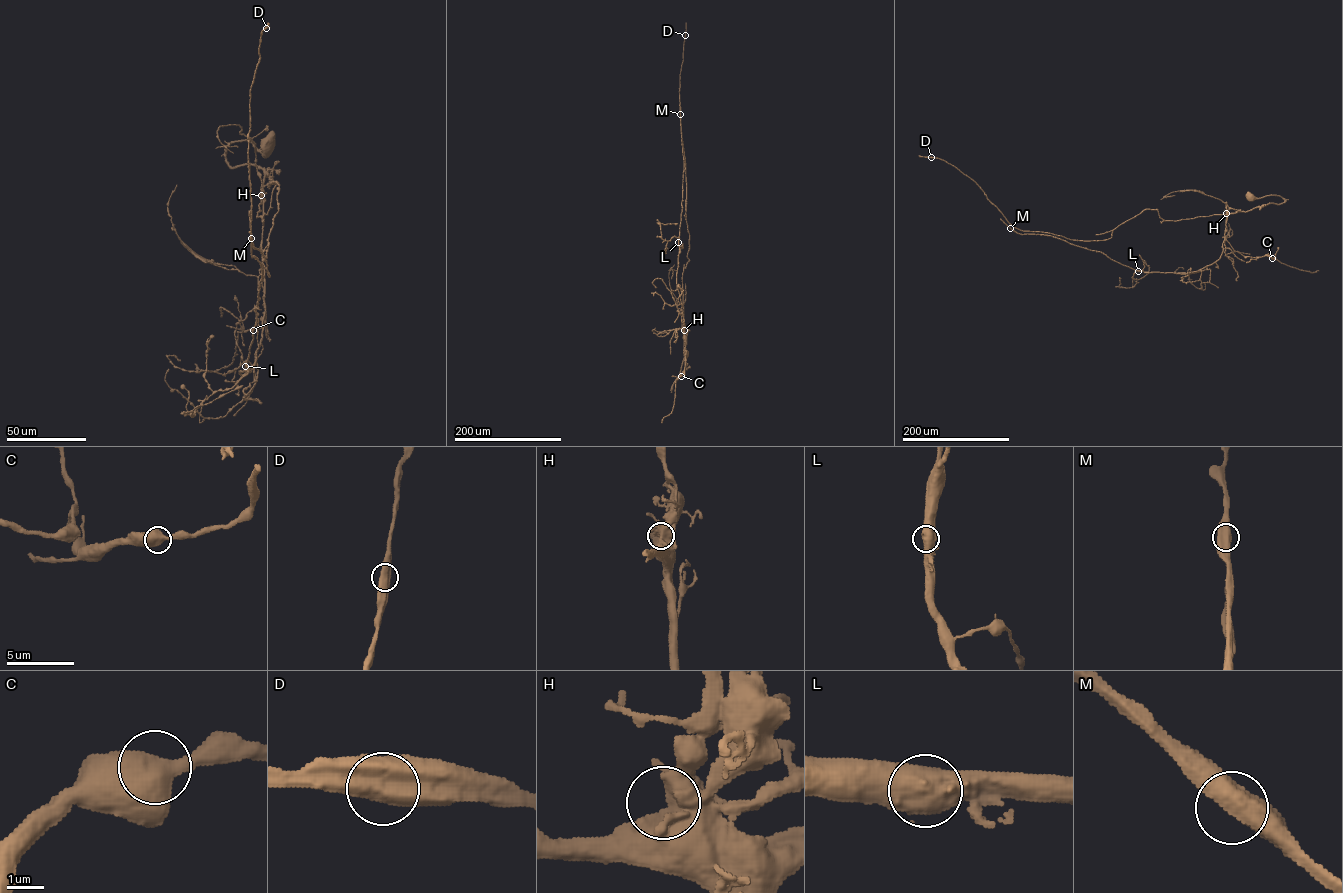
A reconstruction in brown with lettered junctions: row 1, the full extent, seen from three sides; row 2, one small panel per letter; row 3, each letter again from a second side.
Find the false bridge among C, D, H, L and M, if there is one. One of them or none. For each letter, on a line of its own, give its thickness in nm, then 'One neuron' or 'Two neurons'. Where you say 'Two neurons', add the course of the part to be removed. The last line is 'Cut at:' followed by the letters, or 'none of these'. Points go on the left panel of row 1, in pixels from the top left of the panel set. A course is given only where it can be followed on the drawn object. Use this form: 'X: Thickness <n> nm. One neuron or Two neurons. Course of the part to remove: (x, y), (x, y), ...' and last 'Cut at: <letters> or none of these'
C: Thickness 650 nm. One neuron
D: Thickness 650 nm. One neuron
H: Thickness 600 nm. One neuron
L: Thickness 700 nm. One neuron
M: Thickness 650 nm. One neuron
Cut at: none of these

